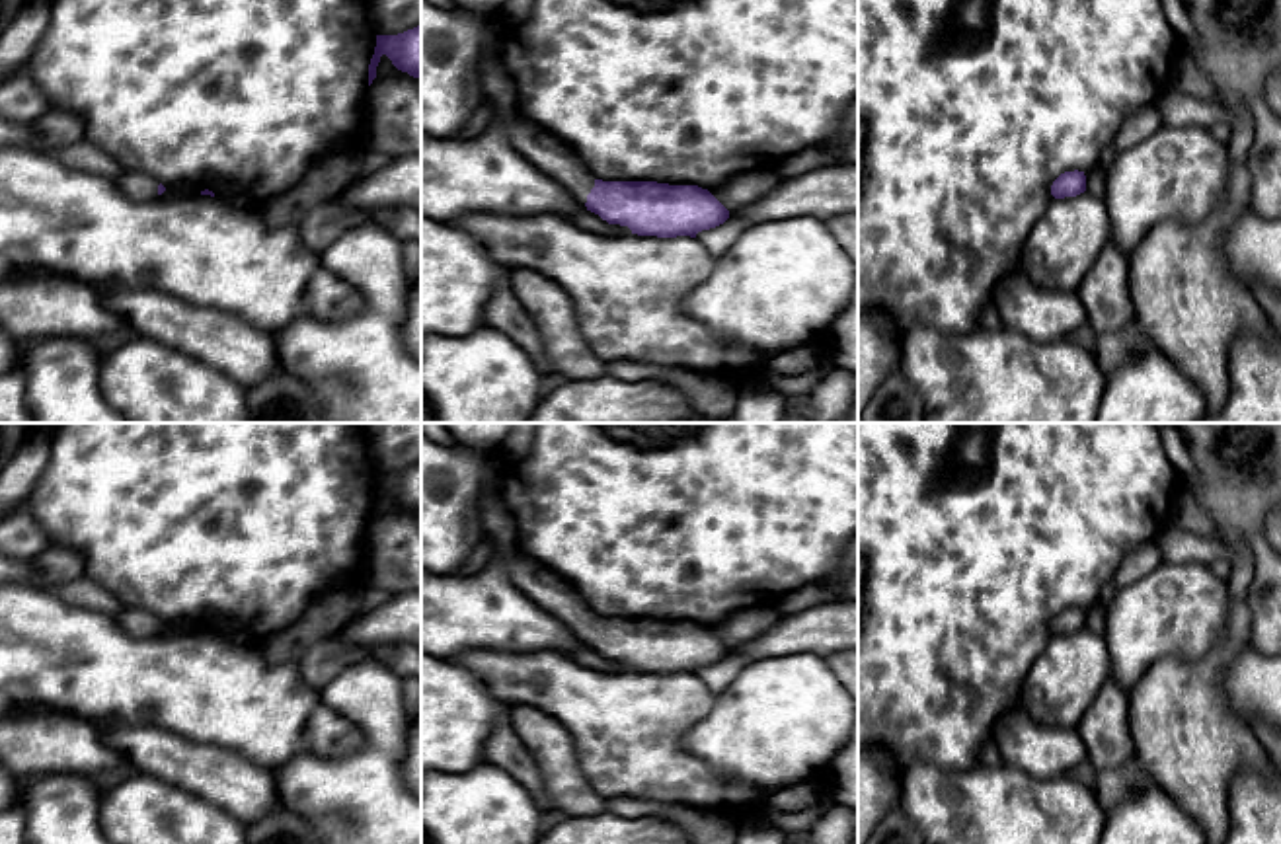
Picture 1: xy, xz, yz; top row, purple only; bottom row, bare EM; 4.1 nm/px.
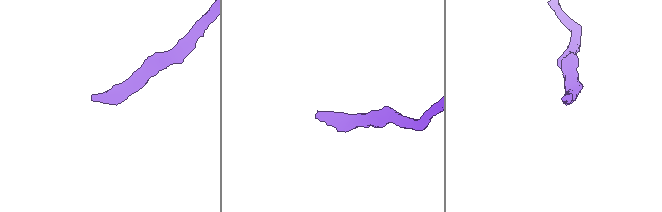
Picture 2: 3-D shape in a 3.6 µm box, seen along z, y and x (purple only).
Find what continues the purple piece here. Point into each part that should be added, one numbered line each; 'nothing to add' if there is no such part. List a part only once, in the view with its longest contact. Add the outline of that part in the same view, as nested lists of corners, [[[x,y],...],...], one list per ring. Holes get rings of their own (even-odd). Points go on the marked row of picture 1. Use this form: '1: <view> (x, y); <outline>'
1: xz (531, 141); [[[519,111],[505,131],[513,148],[523,158],[560,181],[581,205],[587,203],[597,177],[560,138]]]

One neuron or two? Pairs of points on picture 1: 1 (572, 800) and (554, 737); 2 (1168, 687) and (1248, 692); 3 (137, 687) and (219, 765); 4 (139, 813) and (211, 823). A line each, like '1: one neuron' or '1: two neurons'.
1: one neuron
2: two neurons
3: two neurons
4: one neuron

